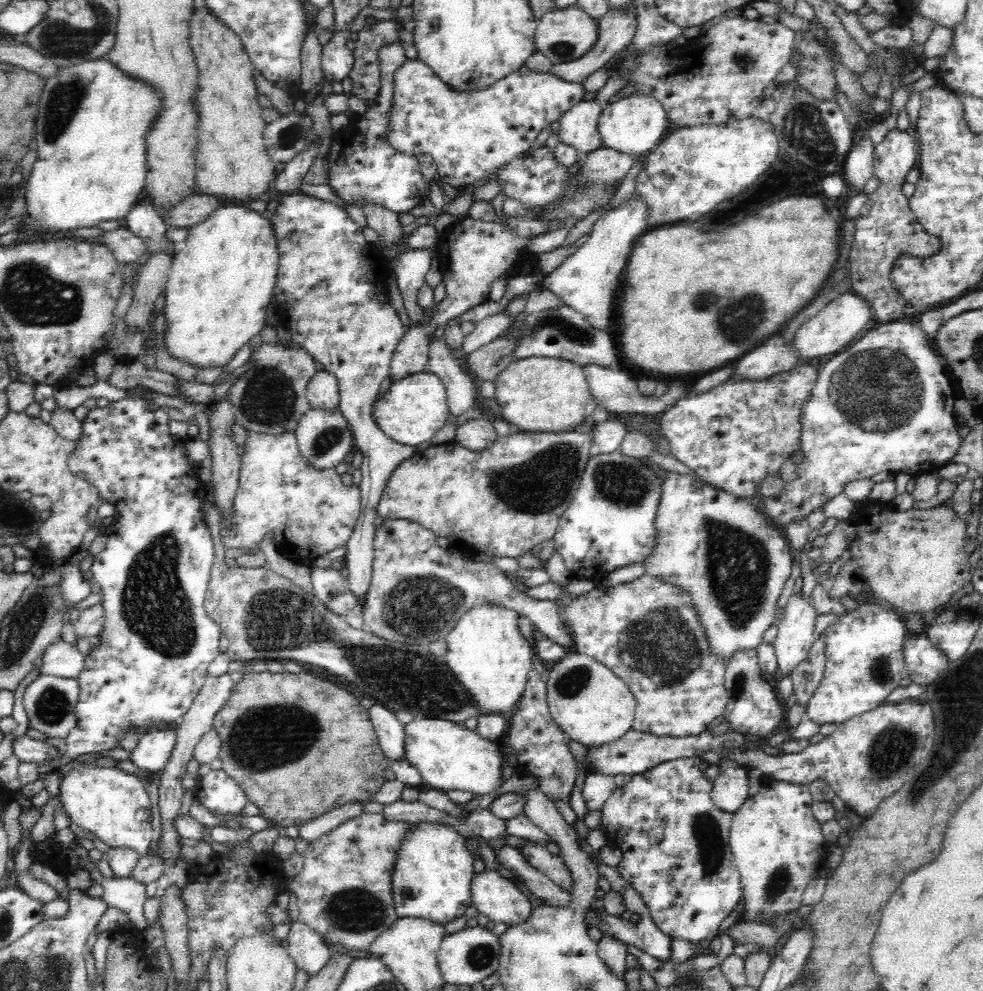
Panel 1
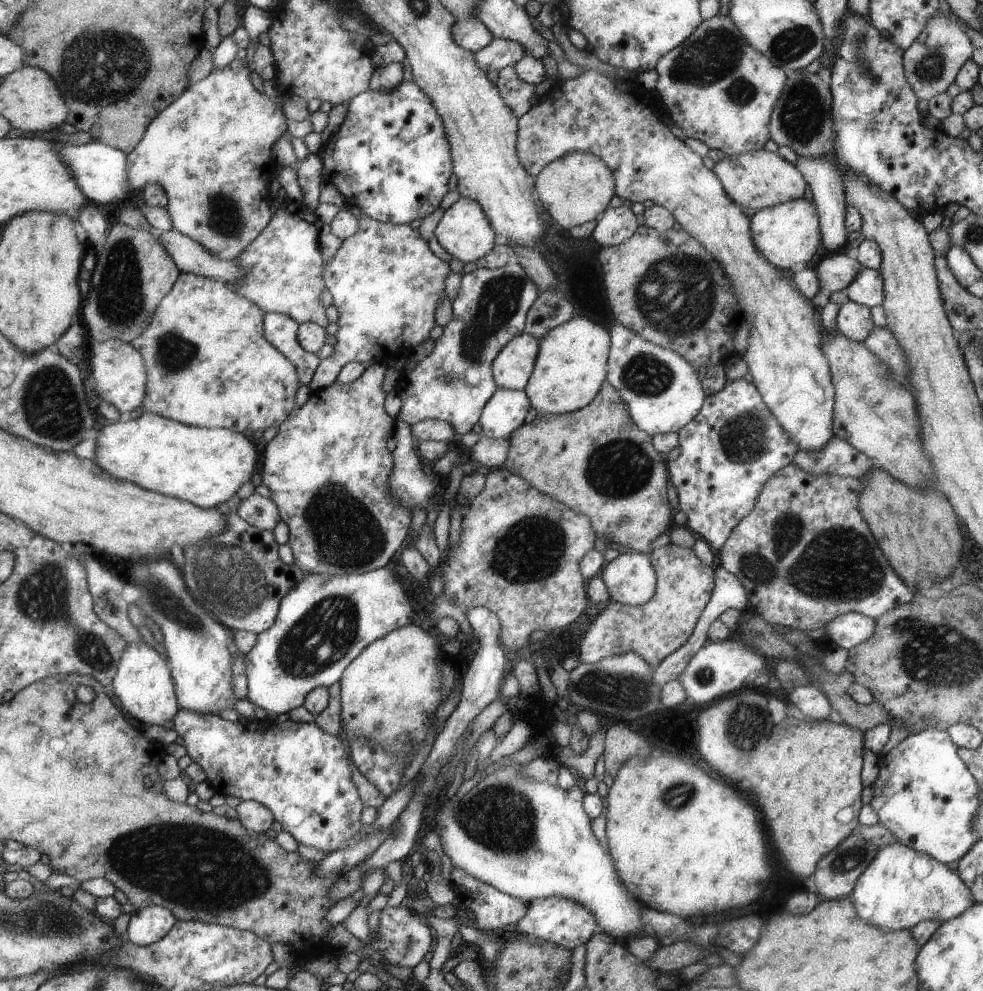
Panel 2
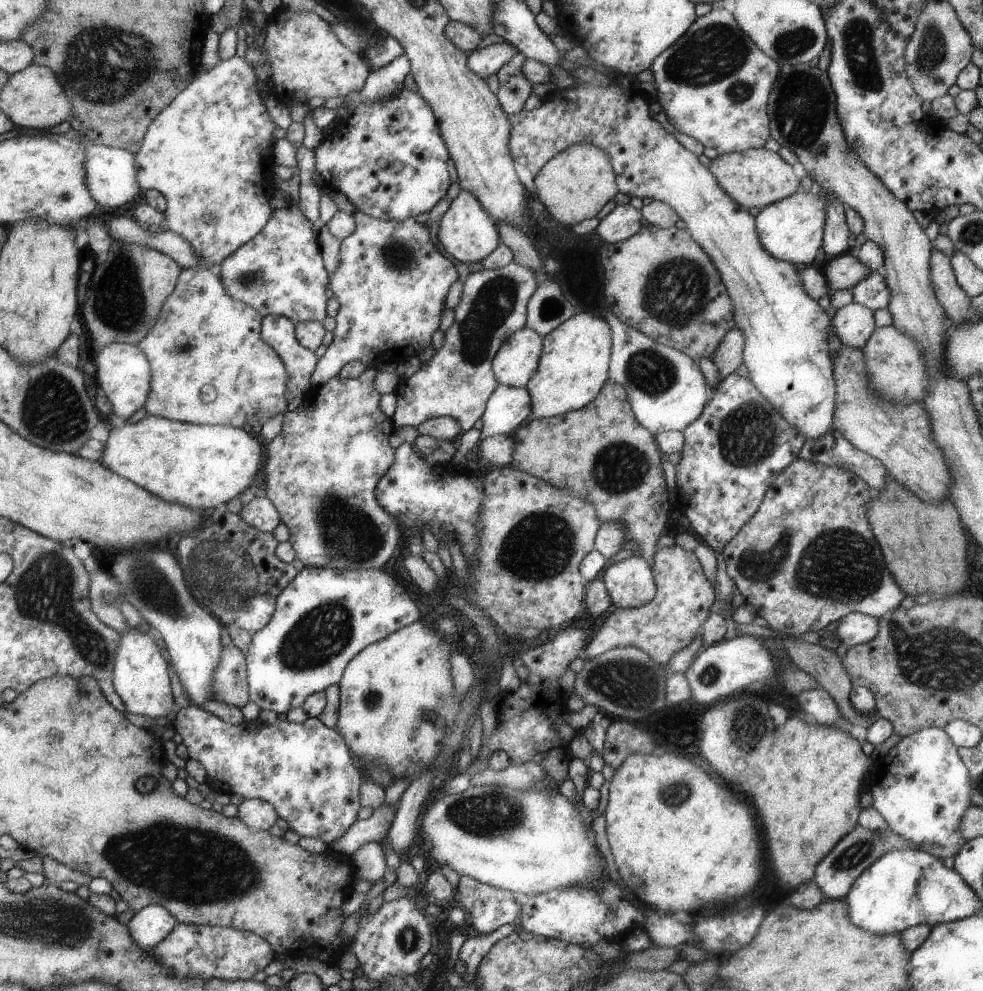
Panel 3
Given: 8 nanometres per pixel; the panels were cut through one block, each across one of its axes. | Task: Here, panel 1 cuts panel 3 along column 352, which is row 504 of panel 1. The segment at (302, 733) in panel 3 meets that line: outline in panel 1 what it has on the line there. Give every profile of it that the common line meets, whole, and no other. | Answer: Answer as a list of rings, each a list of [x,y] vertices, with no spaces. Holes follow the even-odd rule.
[[[899,321],[882,323],[878,328],[868,330],[868,333],[863,338],[856,338],[856,342],[852,342],[852,345],[843,346],[838,353],[835,353],[834,357],[824,363],[819,369],[816,384],[814,384],[812,393],[802,408],[802,414],[800,416],[800,442],[804,444],[802,446],[804,462],[798,466],[798,476],[800,478],[794,480],[792,484],[786,484],[786,490],[782,490],[780,496],[776,496],[776,498],[770,498],[768,496],[768,500],[762,502],[764,506],[760,510],[762,510],[764,520],[768,521],[768,524],[769,522],[774,522],[776,526],[780,526],[780,528],[784,526],[785,528],[793,520],[802,517],[807,518],[812,510],[822,508],[822,504],[842,493],[844,486],[848,482],[870,479],[874,474],[884,471],[888,471],[894,475],[908,473],[912,476],[919,476],[949,464],[951,458],[956,454],[956,451],[962,444],[964,433],[958,430],[960,426],[956,422],[957,415],[954,412],[954,403],[958,399],[958,395],[955,393],[952,383],[950,383],[950,378],[948,378],[948,372],[941,364],[941,361],[942,358],[936,356],[936,353],[930,348],[920,329],[912,326],[912,324]]]

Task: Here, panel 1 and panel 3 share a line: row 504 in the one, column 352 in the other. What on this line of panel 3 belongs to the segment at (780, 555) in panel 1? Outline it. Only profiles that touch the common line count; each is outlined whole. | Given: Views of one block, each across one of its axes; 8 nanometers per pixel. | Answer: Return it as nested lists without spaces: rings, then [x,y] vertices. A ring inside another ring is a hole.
[[[416,621],[360,651],[347,664],[343,679],[338,684],[339,715],[335,728],[344,735],[348,748],[358,756],[358,760],[363,757],[391,773],[395,777],[394,782],[406,781],[410,784],[428,771],[443,755],[448,735],[455,731],[464,695],[456,694],[452,684],[450,656],[454,655],[454,648],[446,644],[446,656],[442,650],[444,648],[432,630]]]

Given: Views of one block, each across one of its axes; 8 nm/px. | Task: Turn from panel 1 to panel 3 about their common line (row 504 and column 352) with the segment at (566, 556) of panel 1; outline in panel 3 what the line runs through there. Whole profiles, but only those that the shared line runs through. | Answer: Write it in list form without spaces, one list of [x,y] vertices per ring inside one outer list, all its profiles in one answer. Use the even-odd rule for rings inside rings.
[[[304,567],[295,576],[294,580],[288,584],[288,587],[282,591],[277,600],[276,608],[273,612],[271,622],[267,624],[261,631],[253,633],[250,641],[247,659],[247,681],[250,685],[250,697],[254,704],[257,704],[261,710],[272,710],[277,714],[287,714],[292,708],[302,706],[302,703],[309,698],[312,693],[324,691],[332,685],[338,685],[340,678],[343,678],[342,672],[347,668],[347,664],[363,651],[368,645],[378,642],[380,639],[386,638],[393,632],[399,631],[404,626],[412,624],[420,620],[420,610],[414,604],[414,600],[406,594],[406,590],[400,586],[400,582],[396,582],[394,576],[390,576],[384,569],[364,569],[359,571],[341,571],[333,568],[320,567]]]

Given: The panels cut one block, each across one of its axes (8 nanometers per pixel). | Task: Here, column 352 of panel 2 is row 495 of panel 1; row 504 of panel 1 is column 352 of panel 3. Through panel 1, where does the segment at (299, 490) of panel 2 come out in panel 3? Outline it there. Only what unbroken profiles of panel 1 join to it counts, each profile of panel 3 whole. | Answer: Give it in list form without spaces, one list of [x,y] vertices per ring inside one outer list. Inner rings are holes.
[[[367,367],[358,378],[344,378],[340,373],[335,374],[334,378],[328,380],[327,383],[321,384],[319,387],[312,387],[310,391],[304,395],[302,403],[292,411],[287,411],[283,416],[284,426],[280,434],[274,438],[266,448],[268,452],[268,460],[266,463],[266,492],[267,497],[279,509],[279,515],[282,521],[290,530],[289,541],[294,547],[295,558],[303,562],[306,567],[333,568],[341,571],[359,571],[364,569],[382,569],[382,566],[392,558],[398,542],[400,542],[399,518],[393,517],[376,496],[376,488],[379,480],[390,470],[392,462],[395,462],[395,450],[389,443],[389,438],[395,429],[395,423],[383,410],[380,408],[379,400],[382,395],[374,388],[374,377],[378,369],[375,367]]]

